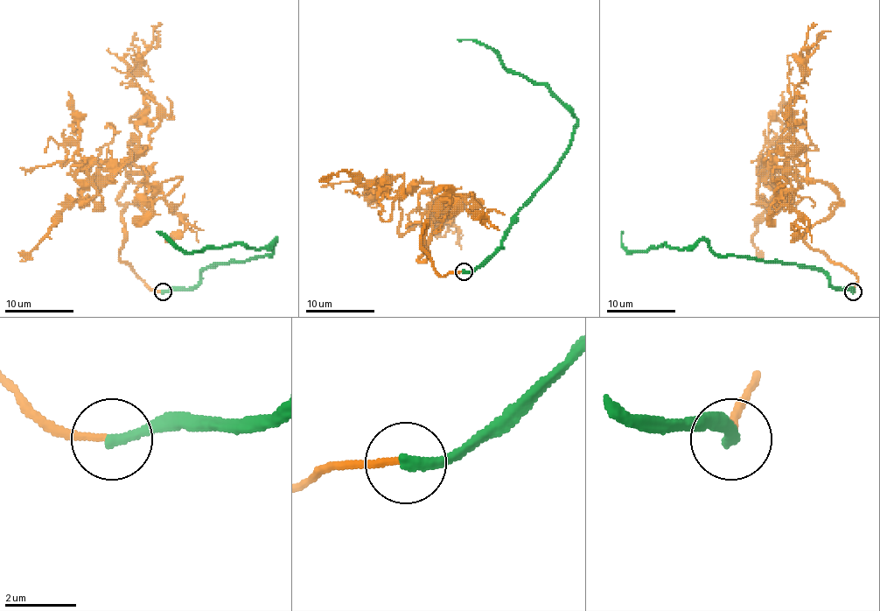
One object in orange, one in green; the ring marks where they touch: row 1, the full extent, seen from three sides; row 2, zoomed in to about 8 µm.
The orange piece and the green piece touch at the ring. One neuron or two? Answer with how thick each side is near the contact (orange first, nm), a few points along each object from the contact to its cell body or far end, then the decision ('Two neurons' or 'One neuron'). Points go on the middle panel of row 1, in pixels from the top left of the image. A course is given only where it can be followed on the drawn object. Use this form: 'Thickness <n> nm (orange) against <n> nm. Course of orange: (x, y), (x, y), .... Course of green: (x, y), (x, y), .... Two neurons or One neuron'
Thickness 190 nm (orange) against 320 nm. Course of orange: (463, 271), (435, 270), (424, 223), (417, 259), (433, 185), (385, 221), (376, 183), (321, 186). Course of green: (464, 271), (500, 247), (511, 218), (569, 143), (576, 117), (544, 85), (513, 74), (490, 48), (457, 39). Two neurons

